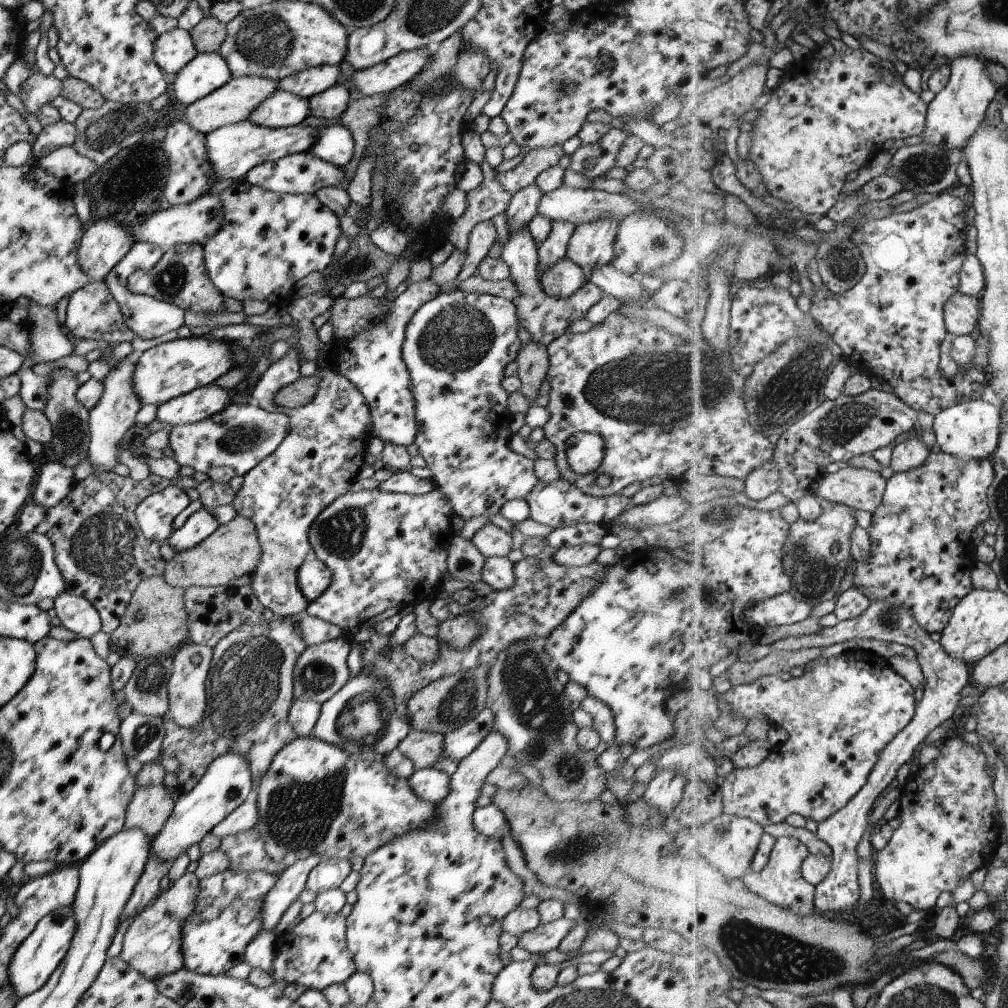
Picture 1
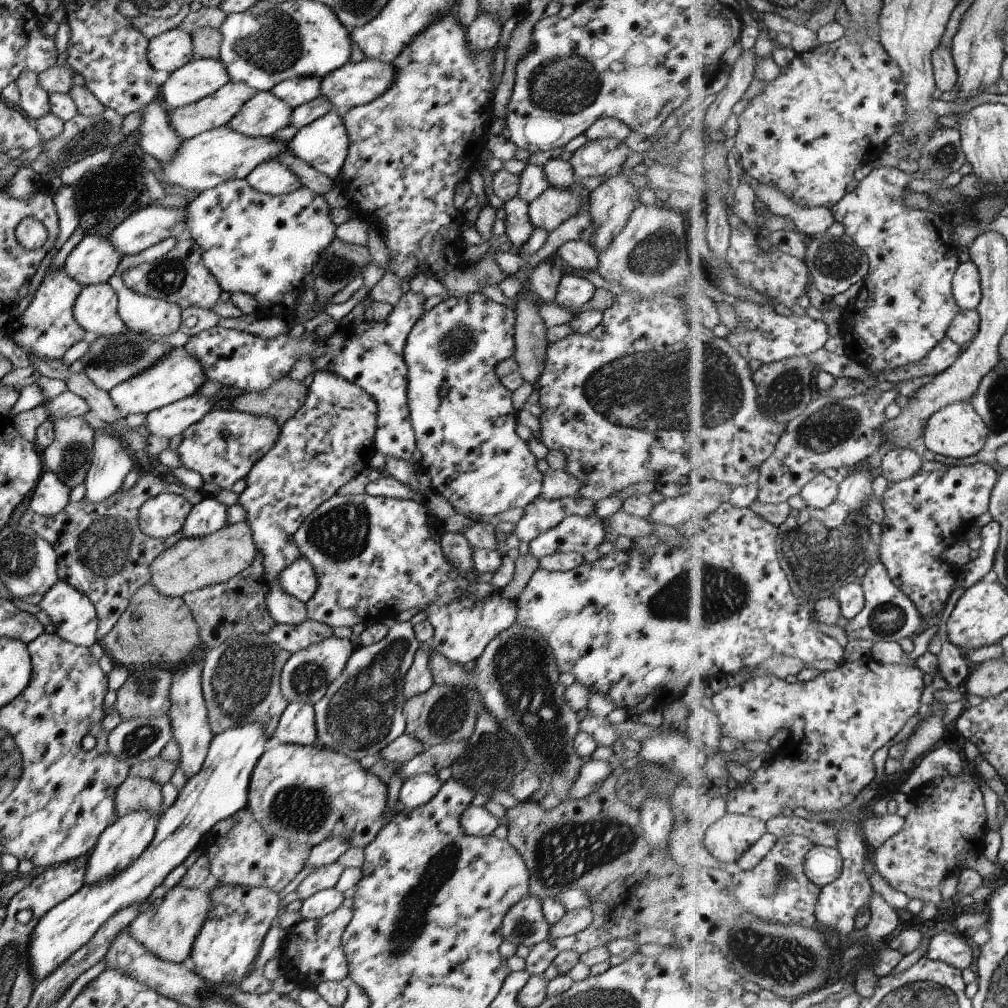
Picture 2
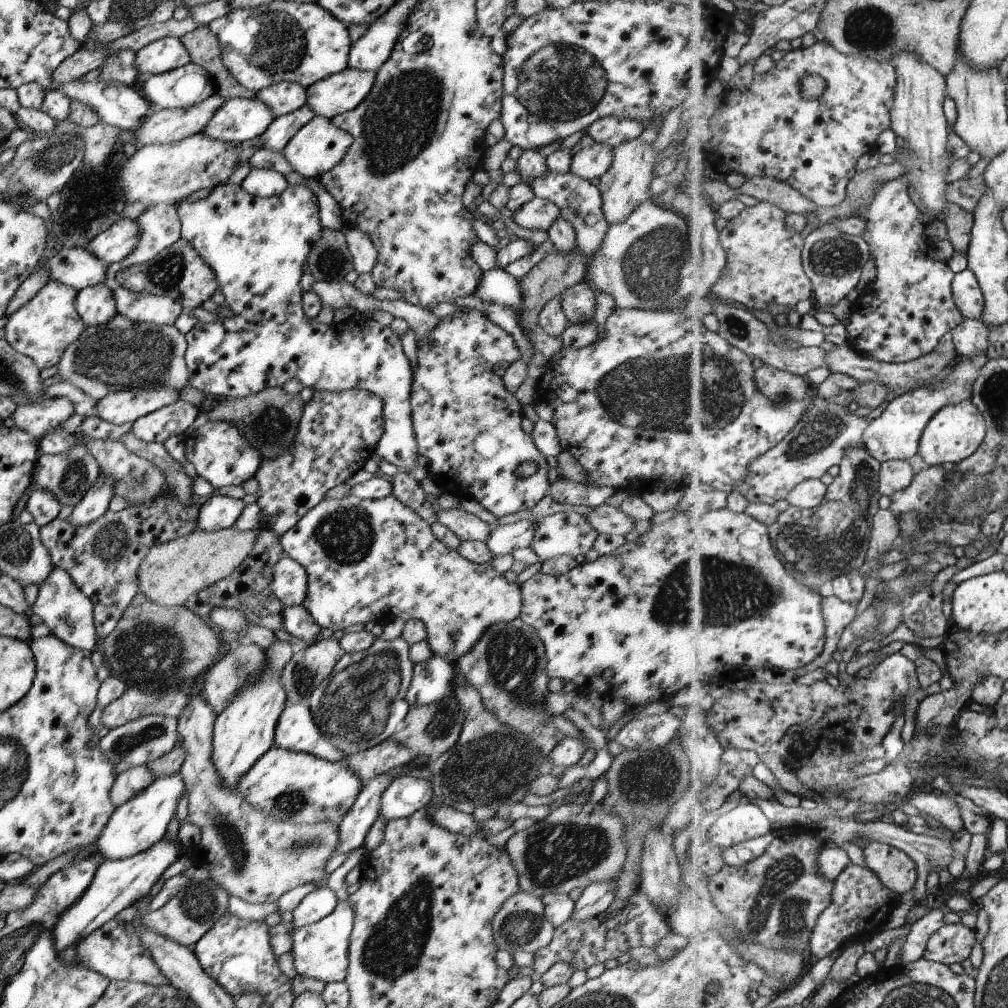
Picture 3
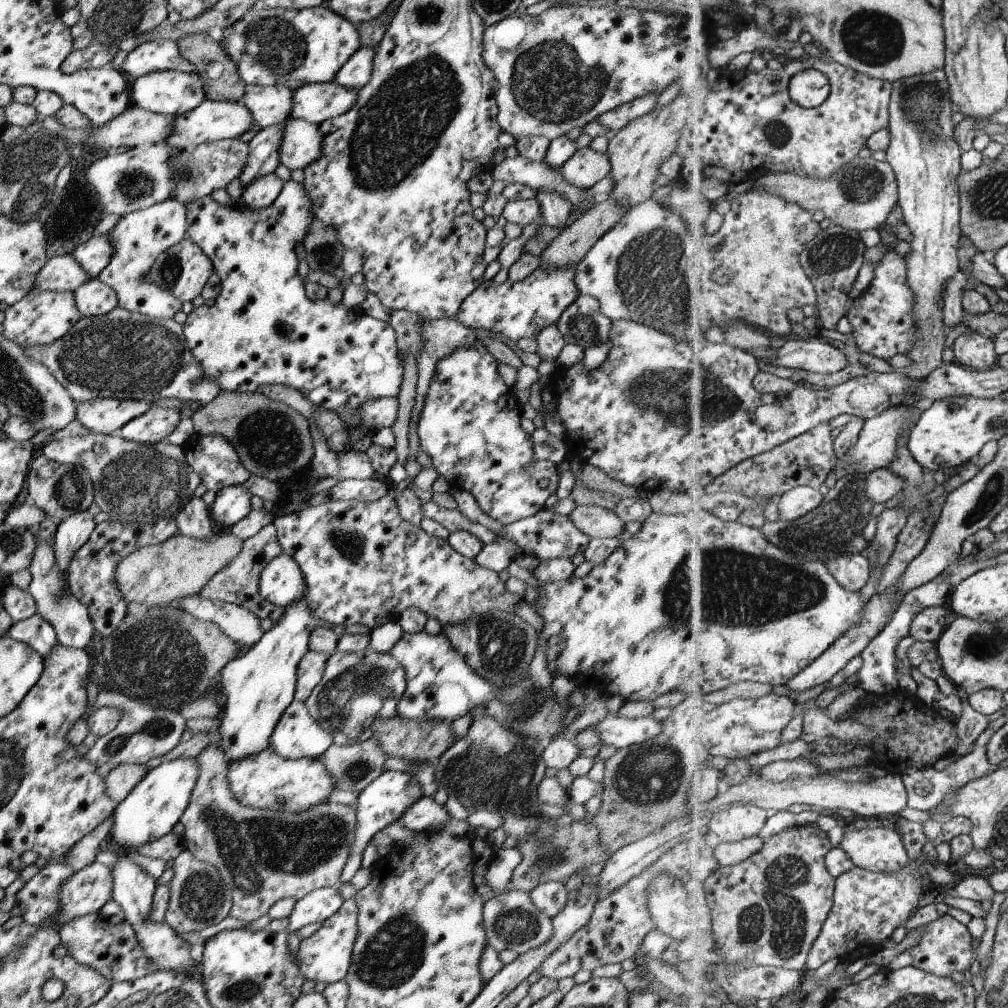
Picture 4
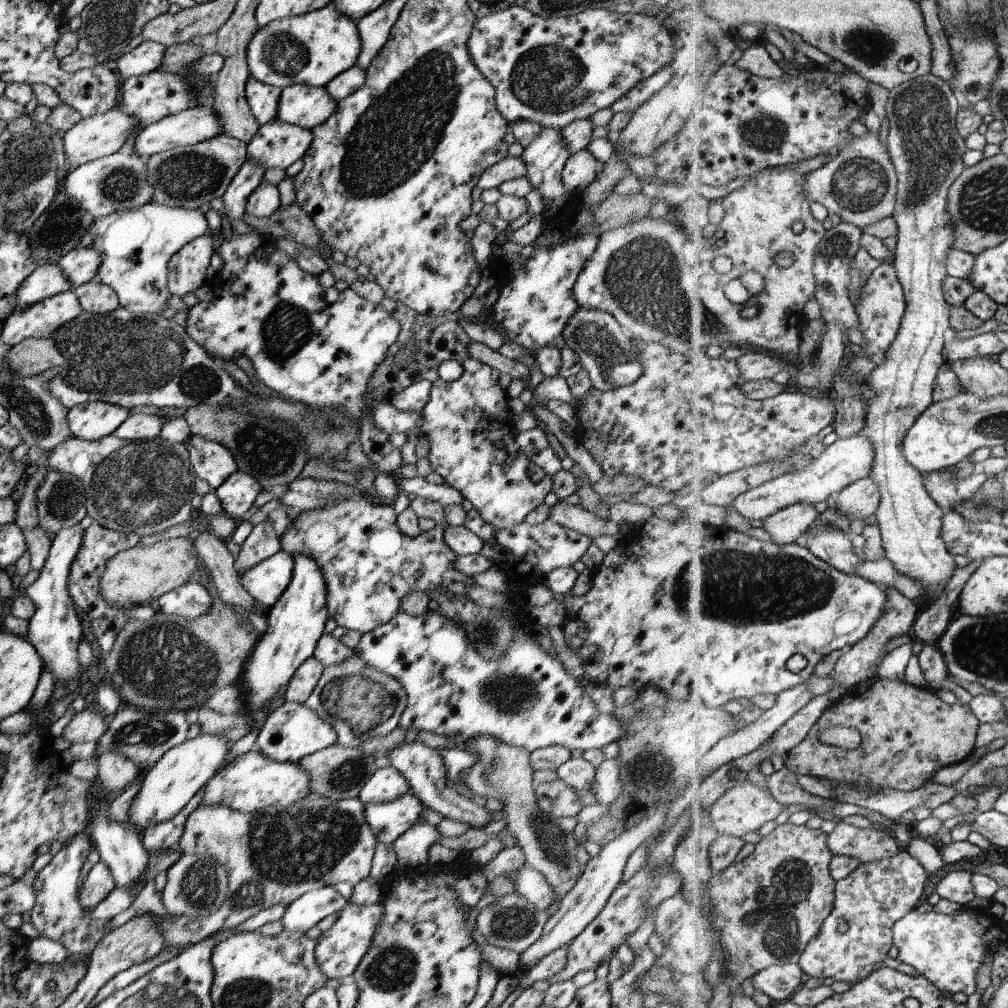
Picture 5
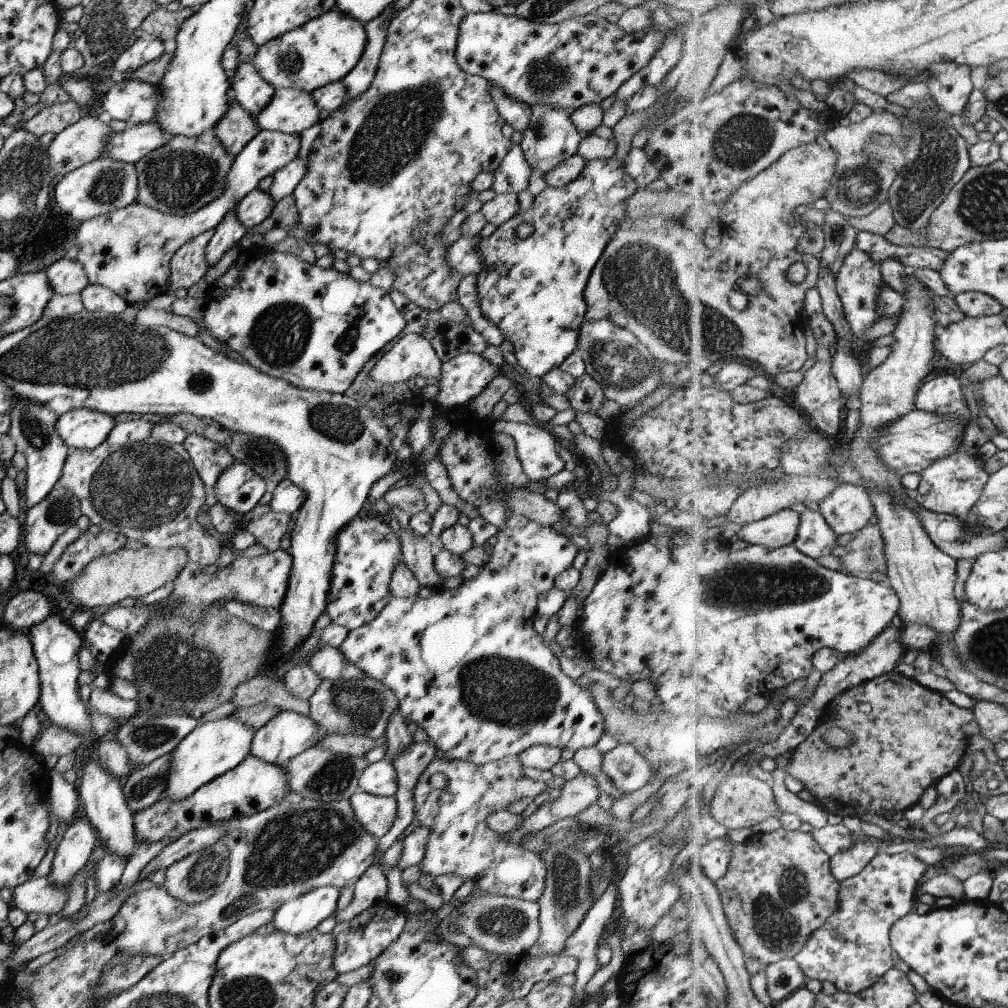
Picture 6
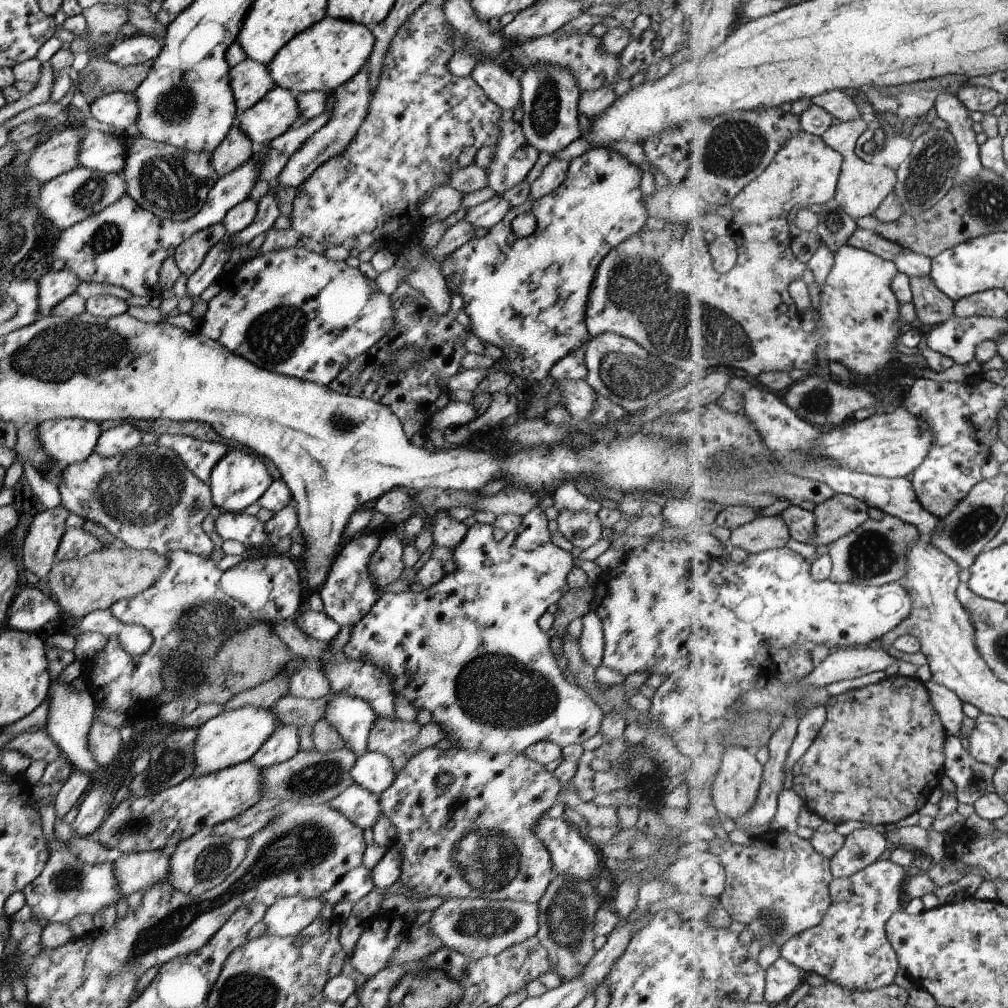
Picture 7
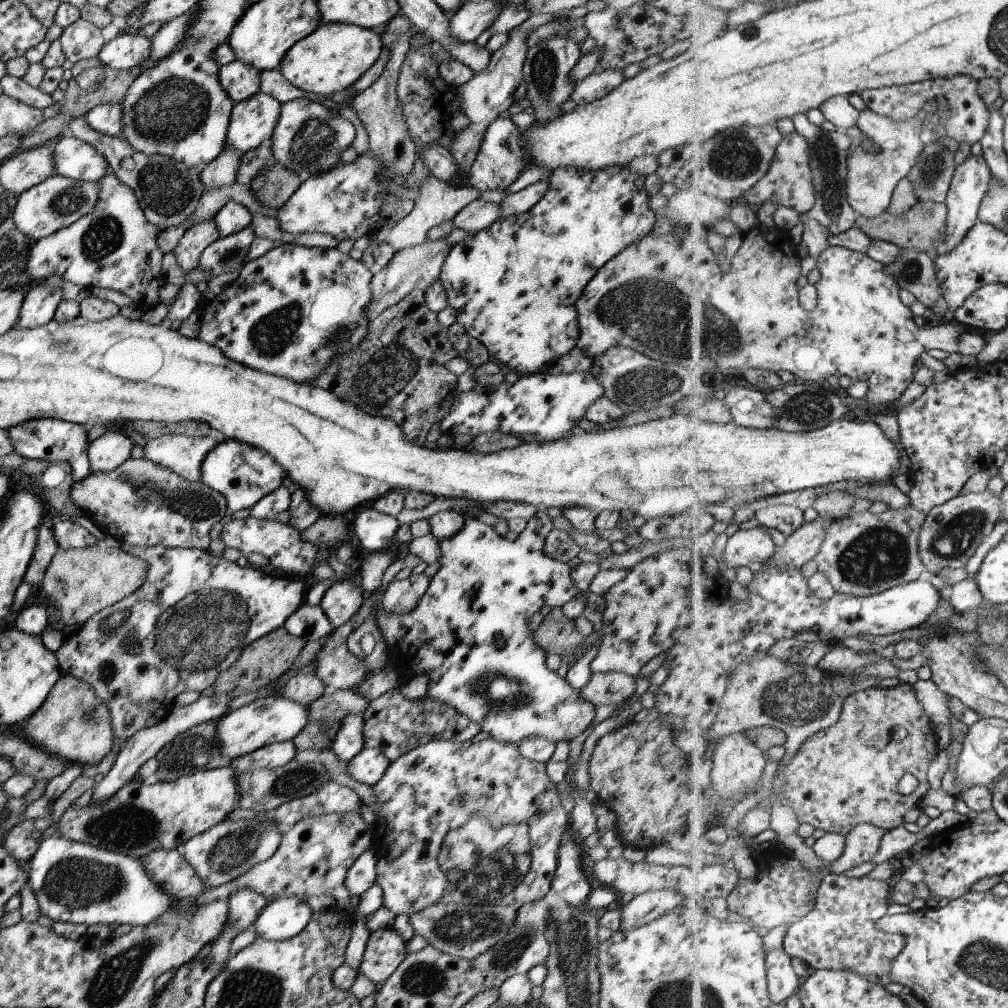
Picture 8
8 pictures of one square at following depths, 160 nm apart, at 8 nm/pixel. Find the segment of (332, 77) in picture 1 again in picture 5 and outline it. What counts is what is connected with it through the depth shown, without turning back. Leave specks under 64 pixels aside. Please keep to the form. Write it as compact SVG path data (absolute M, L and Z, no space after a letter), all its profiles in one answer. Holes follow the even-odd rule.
M249 77L244 85L244 98L255 121L261 126L275 120L280 89Z

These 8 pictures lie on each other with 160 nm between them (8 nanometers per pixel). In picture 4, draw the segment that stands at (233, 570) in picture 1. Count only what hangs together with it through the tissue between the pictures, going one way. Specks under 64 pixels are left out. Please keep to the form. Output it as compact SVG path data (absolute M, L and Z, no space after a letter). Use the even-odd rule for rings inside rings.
M228 530L215 531L209 540L195 540L177 533L164 542L143 546L123 558L115 568L115 586L127 605L137 603L165 608L185 596L200 593L209 578L239 554L241 546L242 541Z

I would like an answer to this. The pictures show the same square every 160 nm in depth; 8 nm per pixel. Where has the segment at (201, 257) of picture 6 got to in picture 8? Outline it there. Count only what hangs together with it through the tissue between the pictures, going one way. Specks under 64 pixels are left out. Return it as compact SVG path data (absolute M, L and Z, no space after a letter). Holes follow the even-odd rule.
M214 220L199 221L183 232L172 251L177 265L185 271L190 272L198 268L200 255L203 250L220 238Z

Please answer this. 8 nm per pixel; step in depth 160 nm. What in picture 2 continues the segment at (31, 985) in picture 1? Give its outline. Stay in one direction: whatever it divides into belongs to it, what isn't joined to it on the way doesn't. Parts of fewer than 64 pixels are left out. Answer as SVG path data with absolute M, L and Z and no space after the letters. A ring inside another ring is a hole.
M258 721L244 723L238 727L231 727L224 730L212 737L204 761L198 772L186 780L184 786L178 791L174 802L157 816L155 832L147 848L129 866L120 871L119 874L109 876L107 879L92 885L83 885L77 892L69 896L69 898L57 903L43 914L40 920L37 921L34 929L30 932L30 939L26 946L28 973L35 985L47 977L48 974L55 971L76 950L79 950L111 915L119 912L128 904L141 904L141 902L145 901L153 888L159 886L165 876L173 868L179 866L196 849L198 844L201 844L201 837L205 836L214 824L225 820L227 817L231 817L238 810L245 808L247 789L253 767L257 759L263 754L265 748L269 746L262 726L263 724Z

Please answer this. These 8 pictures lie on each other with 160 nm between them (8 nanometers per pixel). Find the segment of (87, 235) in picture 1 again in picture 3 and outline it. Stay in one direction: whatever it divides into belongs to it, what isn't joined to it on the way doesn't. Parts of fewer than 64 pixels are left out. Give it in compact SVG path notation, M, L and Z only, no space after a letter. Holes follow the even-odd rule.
M83 247L62 248L46 263L50 280L76 291L103 283L108 264Z

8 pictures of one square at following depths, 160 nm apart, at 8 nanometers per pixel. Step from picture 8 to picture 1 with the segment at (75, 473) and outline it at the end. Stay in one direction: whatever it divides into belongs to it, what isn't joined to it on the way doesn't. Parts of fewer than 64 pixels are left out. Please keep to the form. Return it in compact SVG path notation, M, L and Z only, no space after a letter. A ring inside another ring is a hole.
M204 337L180 338L157 344L141 354L136 354L134 361L131 390L140 406L159 406L177 396L212 384L216 378L233 367L227 340L208 340Z

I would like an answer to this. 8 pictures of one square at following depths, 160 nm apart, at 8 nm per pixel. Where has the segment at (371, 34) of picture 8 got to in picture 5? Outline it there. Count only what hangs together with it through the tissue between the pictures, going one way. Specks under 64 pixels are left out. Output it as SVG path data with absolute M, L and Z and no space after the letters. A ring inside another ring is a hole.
M332 2L319 10L269 22L253 34L245 50L249 75L280 90L290 85L324 88L341 72L356 65L361 40L355 22L335 10Z

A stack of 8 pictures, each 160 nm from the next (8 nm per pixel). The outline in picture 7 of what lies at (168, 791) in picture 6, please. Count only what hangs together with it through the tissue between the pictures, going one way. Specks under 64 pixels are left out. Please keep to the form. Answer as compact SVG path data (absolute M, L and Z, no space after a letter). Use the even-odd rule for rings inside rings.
M248 706L237 710L221 711L217 716L207 720L196 728L197 736L193 740L194 774L215 773L235 764L250 761L250 757L263 745L263 742L279 728L275 714L269 708Z

